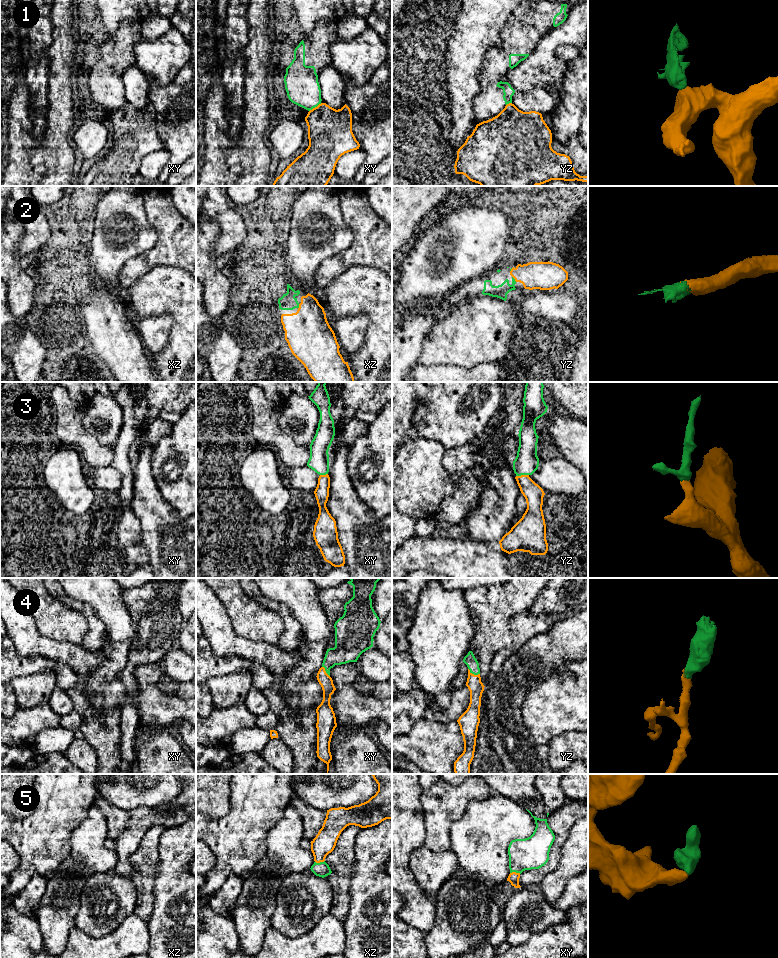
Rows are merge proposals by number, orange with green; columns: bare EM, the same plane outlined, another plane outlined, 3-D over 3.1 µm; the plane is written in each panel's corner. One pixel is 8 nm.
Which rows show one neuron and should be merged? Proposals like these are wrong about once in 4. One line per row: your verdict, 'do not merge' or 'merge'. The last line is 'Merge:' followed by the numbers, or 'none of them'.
1: do not merge
2: merge
3: merge
4: merge
5: merge
Merge: 2, 3, 4, 5

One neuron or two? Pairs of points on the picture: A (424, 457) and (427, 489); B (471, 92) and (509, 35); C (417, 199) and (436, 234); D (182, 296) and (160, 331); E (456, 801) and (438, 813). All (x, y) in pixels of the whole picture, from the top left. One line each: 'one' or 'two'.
A: one
B: two
C: two
D: two
E: one

